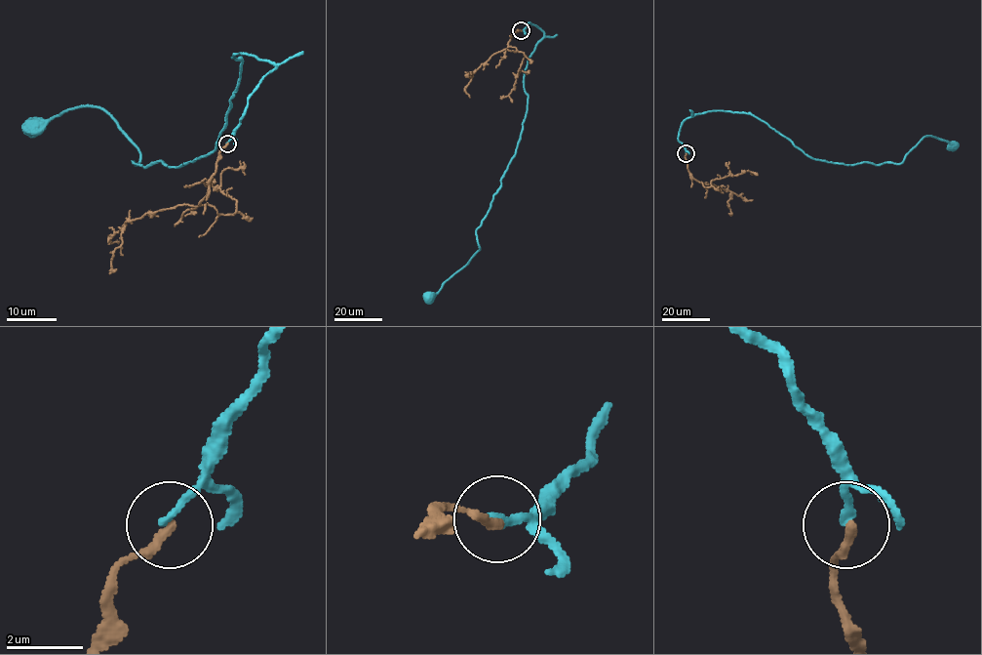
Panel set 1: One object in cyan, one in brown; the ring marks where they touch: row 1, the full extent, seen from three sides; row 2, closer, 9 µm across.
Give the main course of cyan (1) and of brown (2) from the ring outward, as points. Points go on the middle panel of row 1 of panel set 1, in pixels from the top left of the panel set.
1: (521, 30), (530, 22), (543, 37), (524, 72), (527, 112), (516, 152), (476, 230), (478, 251), (428, 298)
2: (521, 30), (513, 34), (508, 43), (526, 56), (513, 88), (507, 96), (500, 96)

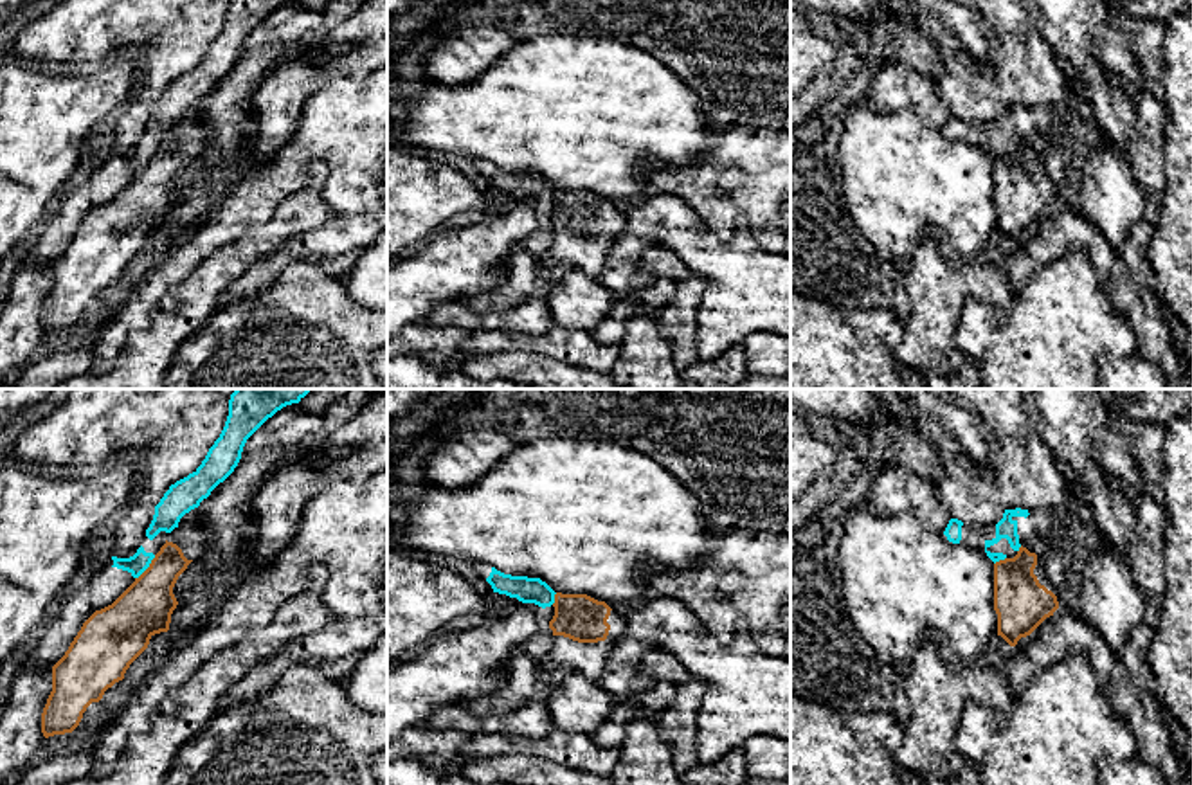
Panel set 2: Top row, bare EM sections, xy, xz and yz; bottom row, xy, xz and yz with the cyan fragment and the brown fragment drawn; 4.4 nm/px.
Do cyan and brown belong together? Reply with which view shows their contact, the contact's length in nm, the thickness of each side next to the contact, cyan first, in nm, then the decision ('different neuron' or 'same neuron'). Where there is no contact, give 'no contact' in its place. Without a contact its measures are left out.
meets cyan in xy; contact 140 nm long; 90 nm thick on the cyan side, 240 nm on the other; different neuron

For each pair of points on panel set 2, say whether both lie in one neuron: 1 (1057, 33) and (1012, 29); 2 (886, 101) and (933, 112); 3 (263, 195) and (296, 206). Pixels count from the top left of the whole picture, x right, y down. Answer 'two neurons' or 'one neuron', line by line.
1: two neurons
2: one neuron
3: two neurons

